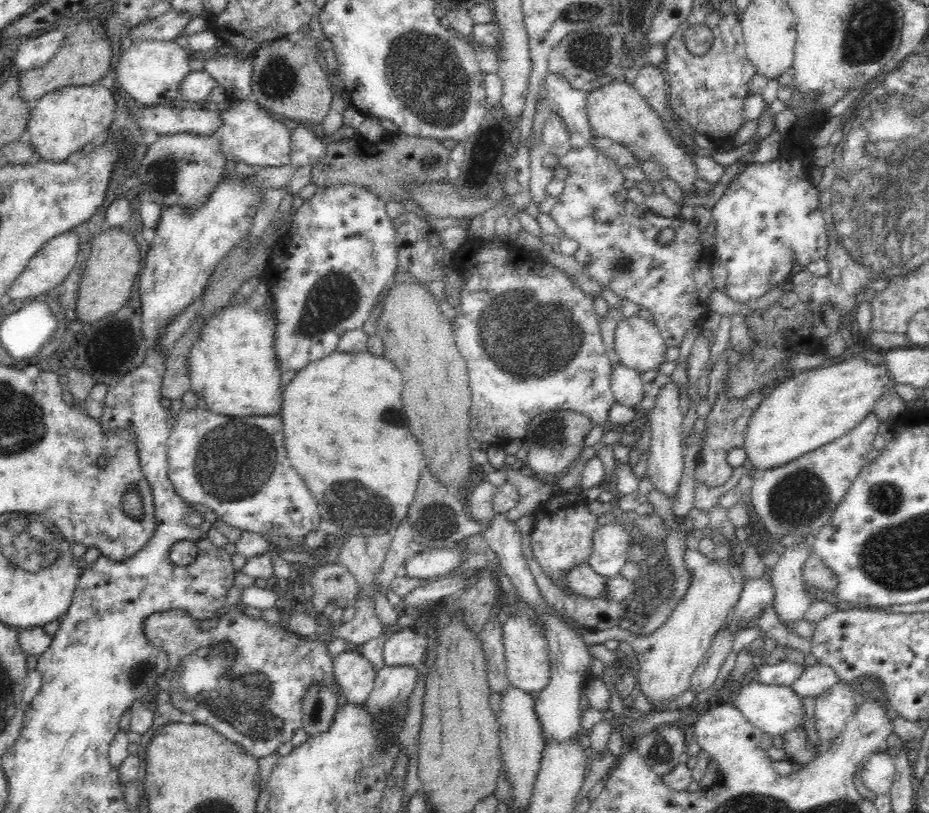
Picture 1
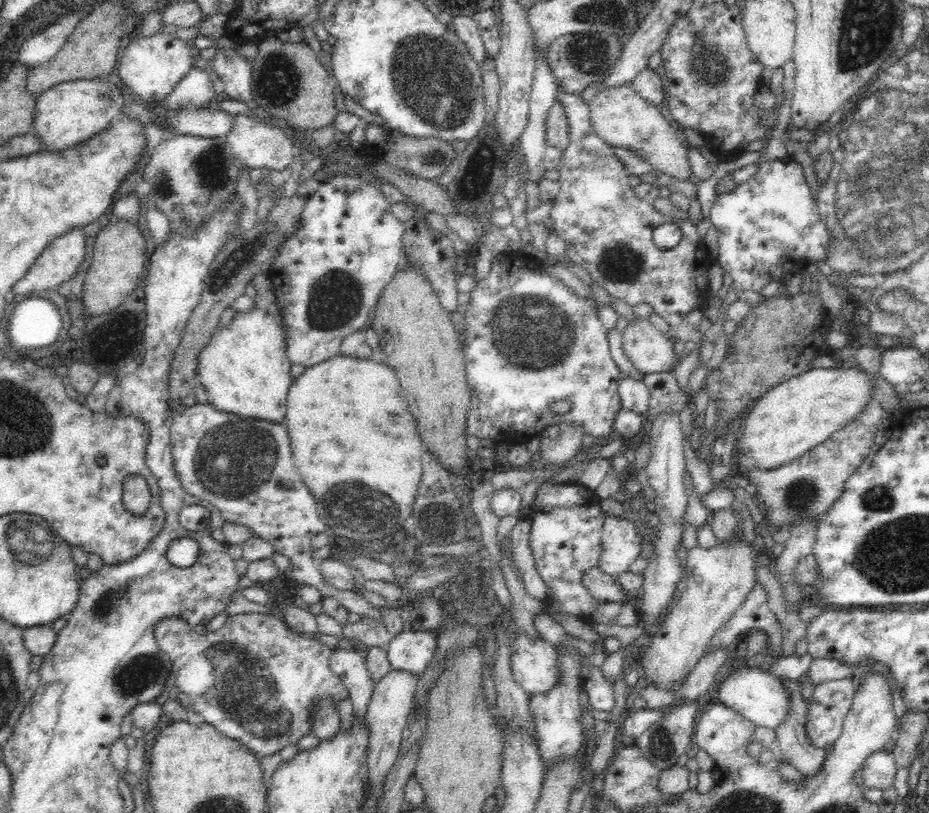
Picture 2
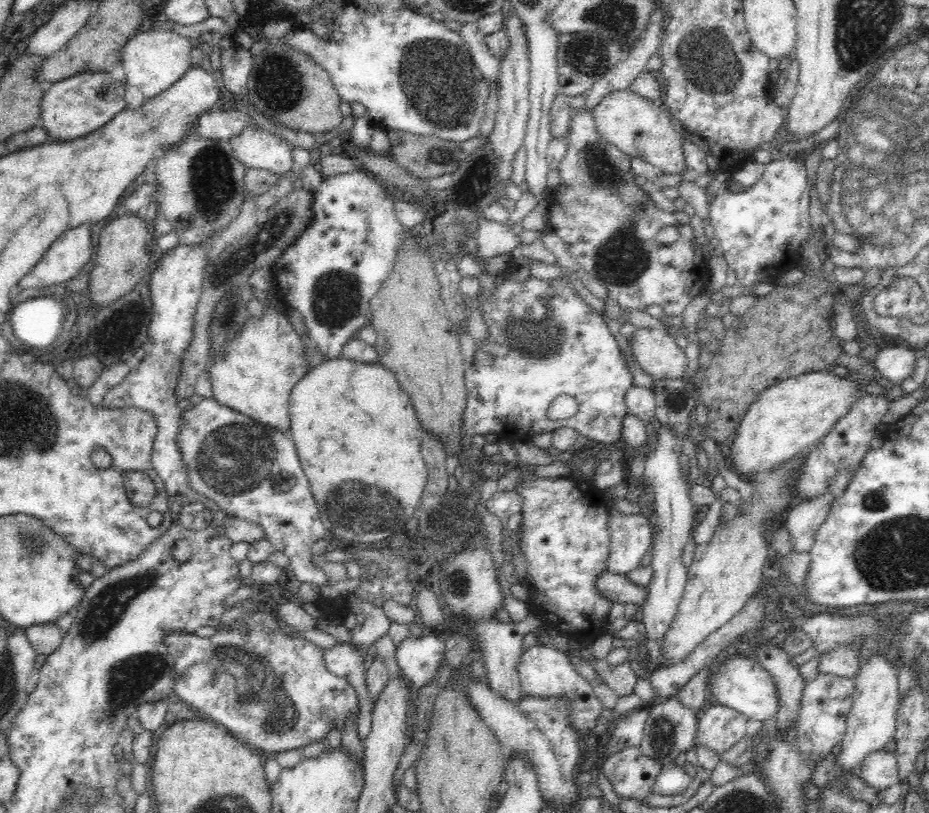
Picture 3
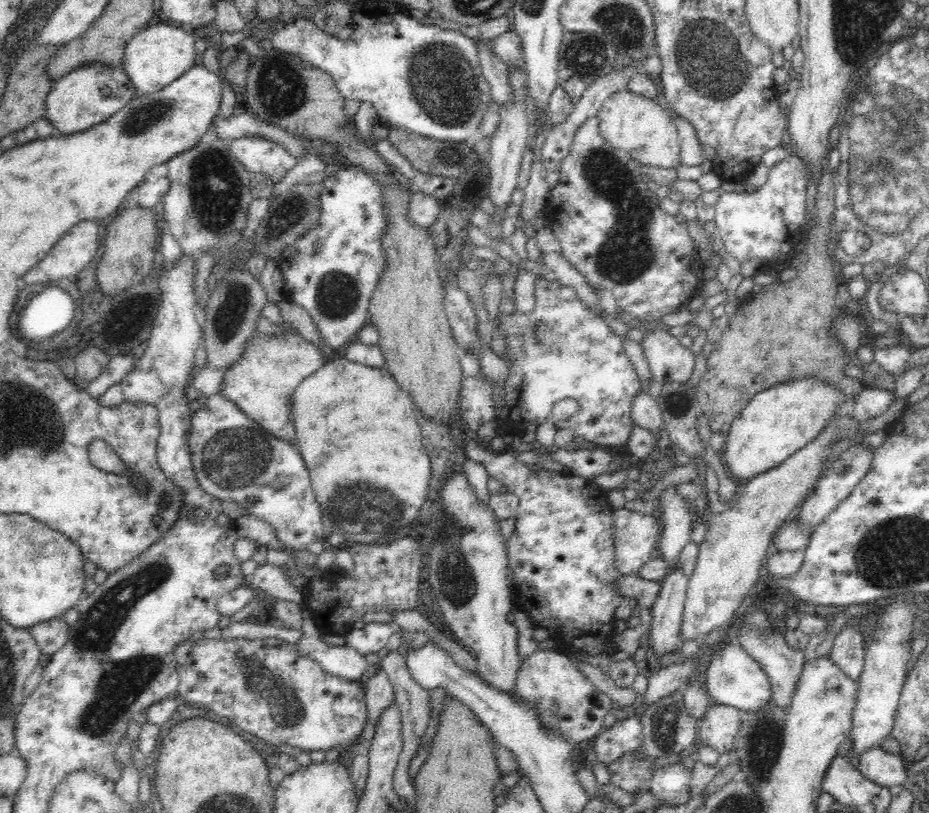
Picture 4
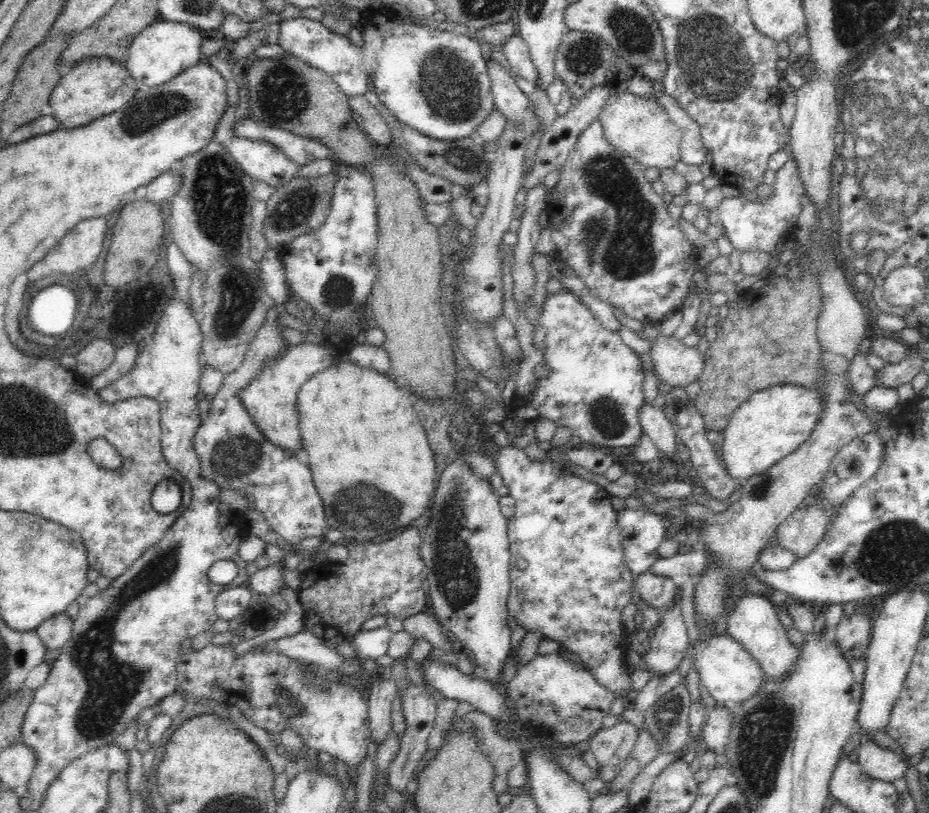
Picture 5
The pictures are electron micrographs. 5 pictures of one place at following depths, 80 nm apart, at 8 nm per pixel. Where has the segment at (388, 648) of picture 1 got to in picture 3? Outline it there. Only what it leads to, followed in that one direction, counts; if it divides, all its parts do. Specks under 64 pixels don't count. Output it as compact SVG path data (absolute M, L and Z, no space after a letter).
M426 630L418 637L409 635L394 648L394 659L398 667L415 688L434 678L442 654L444 640L441 631Z

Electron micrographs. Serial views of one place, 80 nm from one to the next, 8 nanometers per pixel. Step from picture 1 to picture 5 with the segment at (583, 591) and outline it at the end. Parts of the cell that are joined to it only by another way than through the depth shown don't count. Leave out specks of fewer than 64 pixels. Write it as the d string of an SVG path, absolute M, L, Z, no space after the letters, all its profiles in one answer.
M650 571L632 576L632 594L645 601L647 607L660 610L678 594L678 585L672 577L658 576Z

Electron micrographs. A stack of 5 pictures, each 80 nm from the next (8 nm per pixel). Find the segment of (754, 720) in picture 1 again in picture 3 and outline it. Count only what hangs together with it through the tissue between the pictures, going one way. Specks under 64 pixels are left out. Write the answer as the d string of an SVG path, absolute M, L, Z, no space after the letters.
M732 655L722 660L718 672L712 678L711 692L717 703L744 715L748 719L763 723L773 722L780 703L778 691L772 675L759 663L745 655Z

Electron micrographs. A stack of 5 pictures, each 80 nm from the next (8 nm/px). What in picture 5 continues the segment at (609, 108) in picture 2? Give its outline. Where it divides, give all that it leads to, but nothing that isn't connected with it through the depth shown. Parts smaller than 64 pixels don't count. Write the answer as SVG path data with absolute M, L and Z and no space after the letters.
M619 87L606 99L599 121L604 139L614 149L635 158L645 167L670 168L680 161L681 131L671 122L655 98L642 98Z

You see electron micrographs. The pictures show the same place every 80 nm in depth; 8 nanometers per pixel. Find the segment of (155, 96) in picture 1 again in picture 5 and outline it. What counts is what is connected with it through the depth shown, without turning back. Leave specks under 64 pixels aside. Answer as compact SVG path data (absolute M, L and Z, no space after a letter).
M157 19L130 42L129 54L123 63L125 70L140 86L155 87L164 84L186 68L200 63L200 42L203 38L190 25Z

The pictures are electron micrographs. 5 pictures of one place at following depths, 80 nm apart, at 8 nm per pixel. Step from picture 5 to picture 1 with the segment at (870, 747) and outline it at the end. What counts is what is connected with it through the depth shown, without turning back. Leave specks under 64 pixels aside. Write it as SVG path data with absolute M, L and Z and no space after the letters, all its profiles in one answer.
M875 753L865 760L858 774L864 788L868 788L875 796L889 794L895 777L895 765L888 754Z

